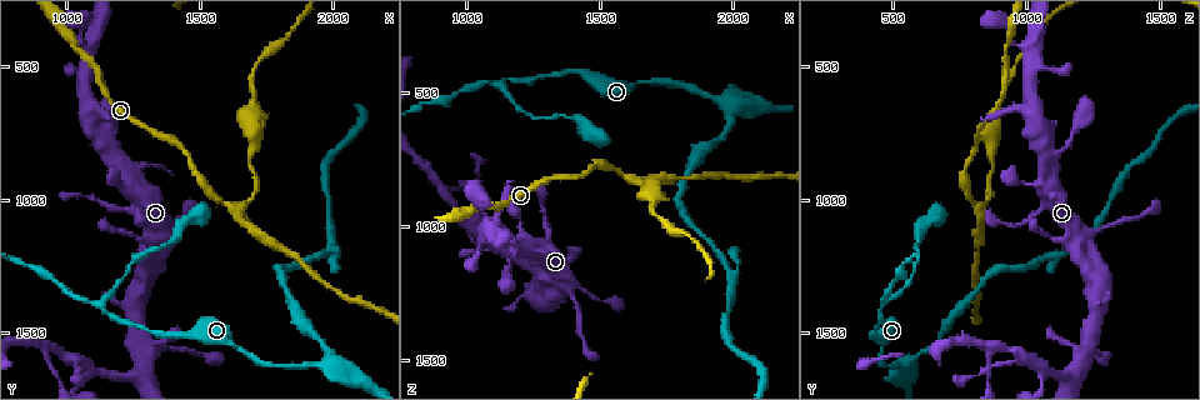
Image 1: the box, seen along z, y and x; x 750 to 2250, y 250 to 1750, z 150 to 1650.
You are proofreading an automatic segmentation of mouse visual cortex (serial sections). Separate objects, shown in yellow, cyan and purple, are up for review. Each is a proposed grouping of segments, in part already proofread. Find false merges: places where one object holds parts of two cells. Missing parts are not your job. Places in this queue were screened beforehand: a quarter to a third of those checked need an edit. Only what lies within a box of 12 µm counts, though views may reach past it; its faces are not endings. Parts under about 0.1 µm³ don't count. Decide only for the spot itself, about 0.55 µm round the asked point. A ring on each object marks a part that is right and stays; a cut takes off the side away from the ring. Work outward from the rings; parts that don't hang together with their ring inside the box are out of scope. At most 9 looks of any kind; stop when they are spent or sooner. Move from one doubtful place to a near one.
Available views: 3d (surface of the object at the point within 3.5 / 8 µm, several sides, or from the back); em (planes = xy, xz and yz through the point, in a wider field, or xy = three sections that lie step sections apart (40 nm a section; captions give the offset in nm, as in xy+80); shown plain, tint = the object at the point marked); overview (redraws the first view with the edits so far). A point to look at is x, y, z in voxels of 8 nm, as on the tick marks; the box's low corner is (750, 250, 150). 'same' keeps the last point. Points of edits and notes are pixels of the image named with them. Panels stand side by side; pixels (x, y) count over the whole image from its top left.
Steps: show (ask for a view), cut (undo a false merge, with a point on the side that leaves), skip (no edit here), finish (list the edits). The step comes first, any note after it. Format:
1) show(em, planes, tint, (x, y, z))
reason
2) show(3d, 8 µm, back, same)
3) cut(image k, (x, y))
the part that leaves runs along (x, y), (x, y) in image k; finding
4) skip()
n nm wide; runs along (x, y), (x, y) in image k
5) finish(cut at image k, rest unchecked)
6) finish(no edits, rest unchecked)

show(3d, 3.5 µm, (1640, 1040, 830))
abrupt turn

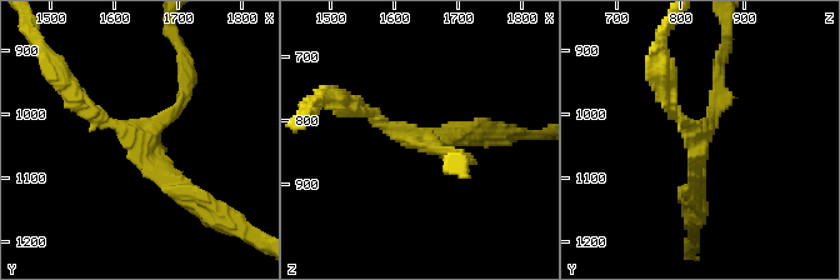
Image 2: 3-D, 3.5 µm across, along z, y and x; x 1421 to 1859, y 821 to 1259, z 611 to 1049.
skip()
3 arms; runs along (355, 106), (463, 160) in image 2; all the same cell

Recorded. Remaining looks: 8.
show(3d, 8 µm, (1980, 1610, 540))
three arms meet

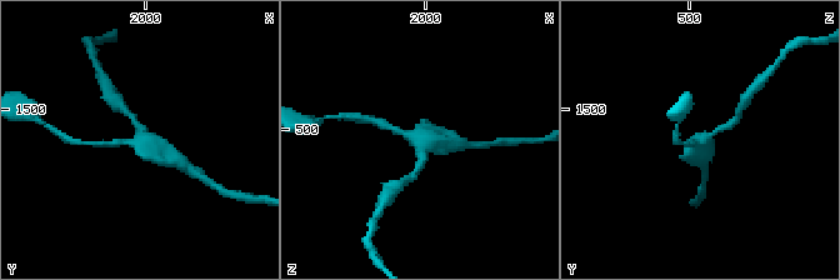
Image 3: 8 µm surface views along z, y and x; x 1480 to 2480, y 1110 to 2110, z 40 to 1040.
show(3d, 3.5 µm, (1990, 1610, 540))
zoom in

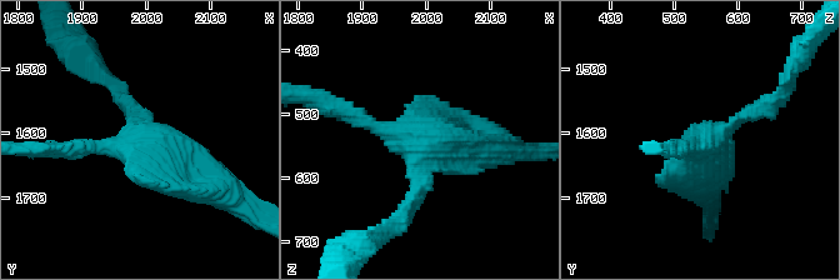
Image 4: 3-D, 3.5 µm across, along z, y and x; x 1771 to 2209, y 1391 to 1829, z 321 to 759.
show(em, xy, step 5, tint, (1985, 1615, 550))
now the EM

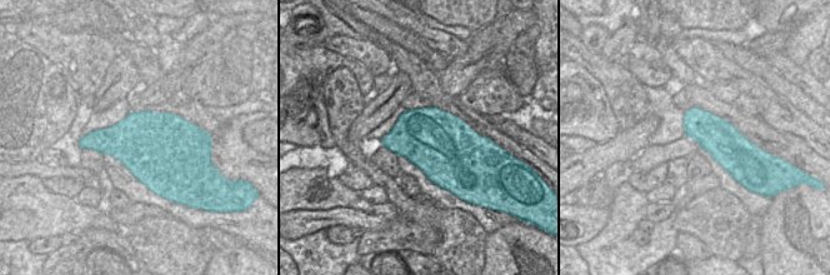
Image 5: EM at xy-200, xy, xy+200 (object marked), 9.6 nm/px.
cut(image 4, (779, 100))
the part that leaves runs along (740, 116), (769, 108), (806, 43) in image 4; a second cell is stuck on

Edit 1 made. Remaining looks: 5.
show(3d, 3.5 µm, (1140, 1390, 470))
sharp bend

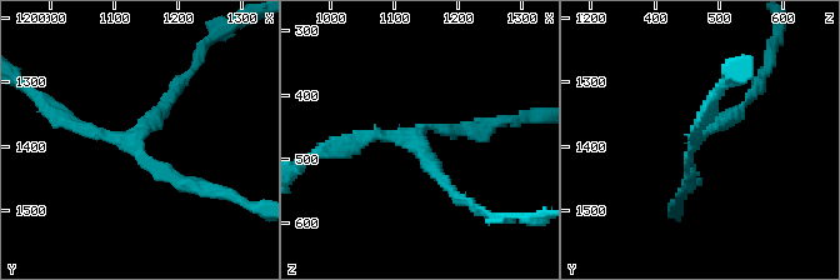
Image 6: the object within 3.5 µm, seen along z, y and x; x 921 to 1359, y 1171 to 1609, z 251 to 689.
show(em, xy, step 3, plain, (1140, 1395, 460))

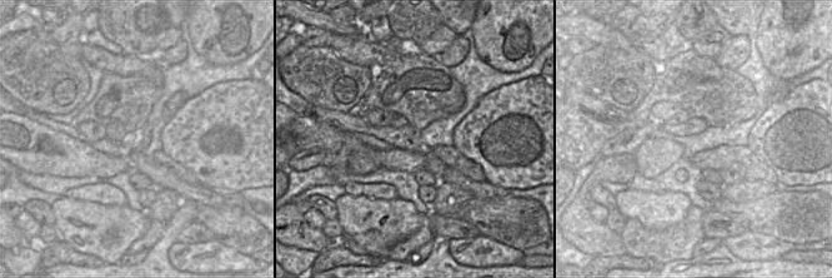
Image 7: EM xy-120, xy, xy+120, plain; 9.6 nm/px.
show(em, xy, step 3, tint, same)
where the object lies

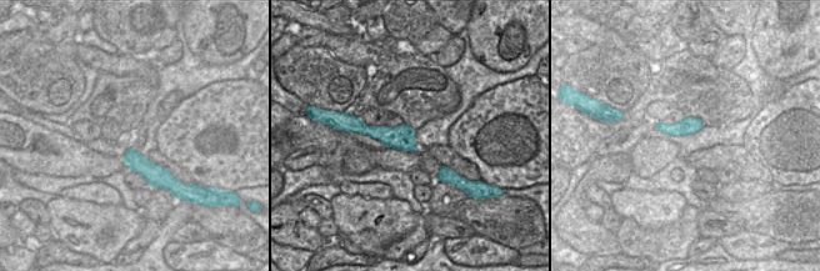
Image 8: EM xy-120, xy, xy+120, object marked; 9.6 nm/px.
skip()
arms of 150, 200, 200 nm; runs along (689, 188), (698, 138), (749, 99) in image 6; one cell here

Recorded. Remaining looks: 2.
finish(cut at image 4, rest unchecked)

